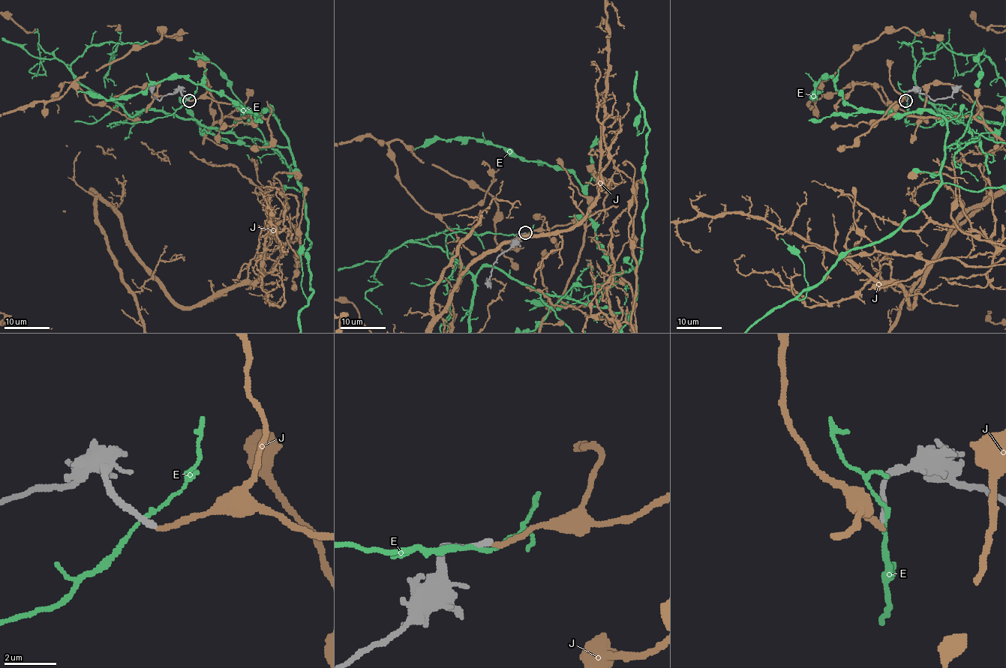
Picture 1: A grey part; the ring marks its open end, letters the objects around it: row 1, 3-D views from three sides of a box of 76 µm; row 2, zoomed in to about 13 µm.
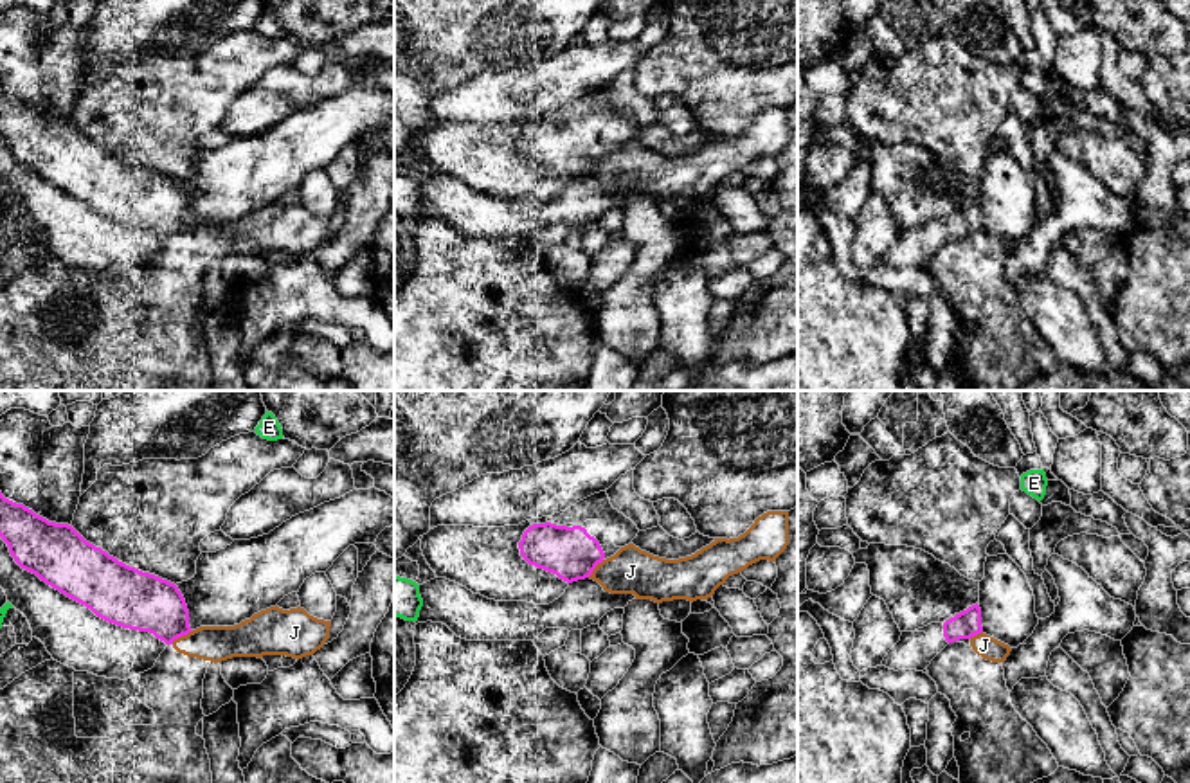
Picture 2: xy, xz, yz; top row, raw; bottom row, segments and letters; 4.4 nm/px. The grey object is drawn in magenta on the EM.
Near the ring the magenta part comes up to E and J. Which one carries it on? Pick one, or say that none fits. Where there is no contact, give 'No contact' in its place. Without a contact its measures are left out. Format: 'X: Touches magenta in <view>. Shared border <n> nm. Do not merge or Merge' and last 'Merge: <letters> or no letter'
E: No contact. Do not merge
J: Touches magenta in xy. Shared border 120 nm. Do not merge
Merge: no letter

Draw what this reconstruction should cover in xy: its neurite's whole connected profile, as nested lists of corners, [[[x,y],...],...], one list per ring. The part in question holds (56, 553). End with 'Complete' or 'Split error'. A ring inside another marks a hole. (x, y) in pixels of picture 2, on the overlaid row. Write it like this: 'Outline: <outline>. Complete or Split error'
Outline: [[[2,491],[0,536],[22,569],[108,623],[149,632],[166,644],[193,632],[175,583],[119,562],[72,526],[49,522]]]. Complete

